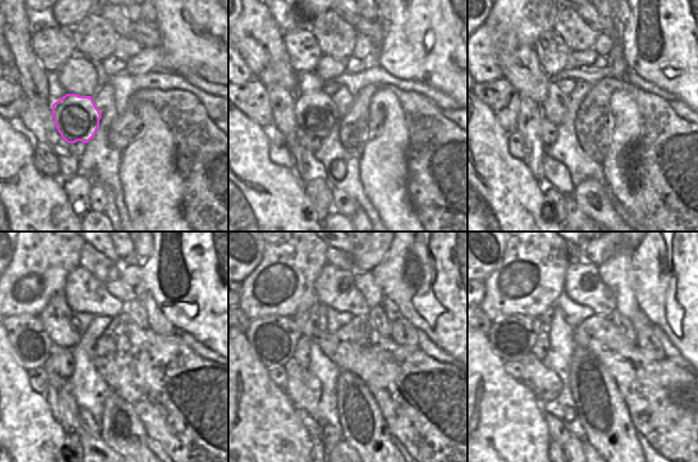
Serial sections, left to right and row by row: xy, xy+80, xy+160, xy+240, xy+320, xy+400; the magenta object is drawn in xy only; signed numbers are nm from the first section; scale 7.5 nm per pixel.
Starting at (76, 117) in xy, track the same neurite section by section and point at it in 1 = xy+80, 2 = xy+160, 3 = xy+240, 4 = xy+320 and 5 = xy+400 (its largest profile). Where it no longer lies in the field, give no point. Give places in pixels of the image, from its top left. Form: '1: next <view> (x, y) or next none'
1: next xy+80 (316, 113)
2: next xy+160 (554, 107)
3: next xy+240 (75, 325)
4: next xy+320 (312, 314)
5: next xy+400 (545, 318)

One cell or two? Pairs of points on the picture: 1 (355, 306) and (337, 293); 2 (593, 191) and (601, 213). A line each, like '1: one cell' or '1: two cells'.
1: one cell
2: one cell

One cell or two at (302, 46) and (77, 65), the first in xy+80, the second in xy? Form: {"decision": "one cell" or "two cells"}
{"decision": "two cells"}

